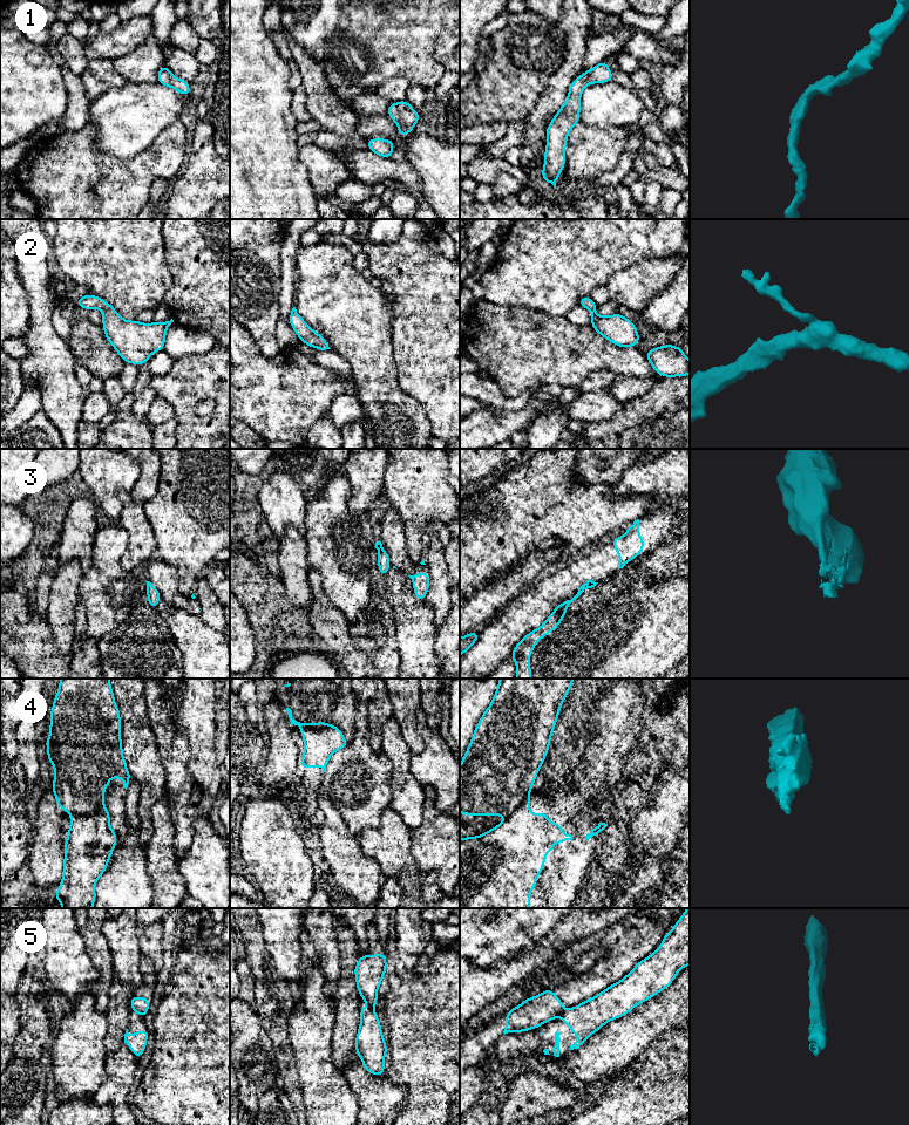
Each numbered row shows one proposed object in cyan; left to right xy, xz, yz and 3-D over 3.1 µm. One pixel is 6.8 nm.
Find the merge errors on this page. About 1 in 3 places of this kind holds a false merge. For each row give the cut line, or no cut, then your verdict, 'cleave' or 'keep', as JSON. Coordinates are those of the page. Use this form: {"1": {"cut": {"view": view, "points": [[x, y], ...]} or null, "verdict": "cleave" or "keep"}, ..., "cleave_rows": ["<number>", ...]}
{"1": {"cut": null, "verdict": "keep"}, "2": {"cut": null, "verdict": "keep"}, "3": {"cut": {"view": "yz", "points": [[595, 583], [578, 592]]}, "verdict": "cleave"}, "4": {"cut": {"view": "xy", "points": [[106, 809], [99, 810], [93, 815], [70, 816]]}, "verdict": "cleave"}, "5": {"cut": {"view": "yz", "points": [[562, 1009], [556, 1015]]}, "verdict": "cleave"}, "cleave_rows": ["3", "4", "5"]}

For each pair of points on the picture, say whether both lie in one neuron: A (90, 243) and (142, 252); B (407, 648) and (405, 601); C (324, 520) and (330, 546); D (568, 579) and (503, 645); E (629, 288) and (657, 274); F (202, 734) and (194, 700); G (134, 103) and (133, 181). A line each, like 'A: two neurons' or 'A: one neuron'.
A: one neuron
B: one neuron
C: one neuron
D: one neuron
E: one neuron
F: one neuron
G: two neurons

